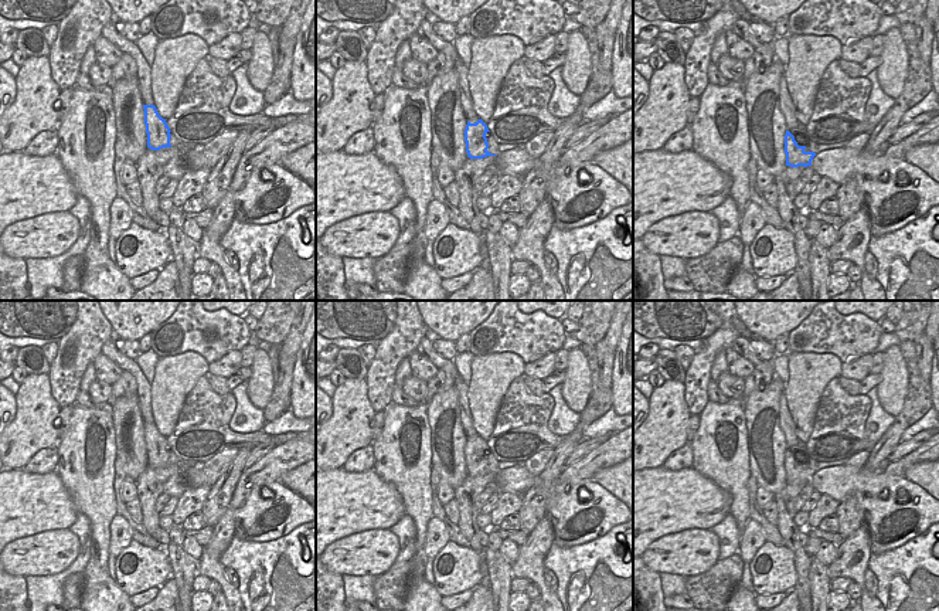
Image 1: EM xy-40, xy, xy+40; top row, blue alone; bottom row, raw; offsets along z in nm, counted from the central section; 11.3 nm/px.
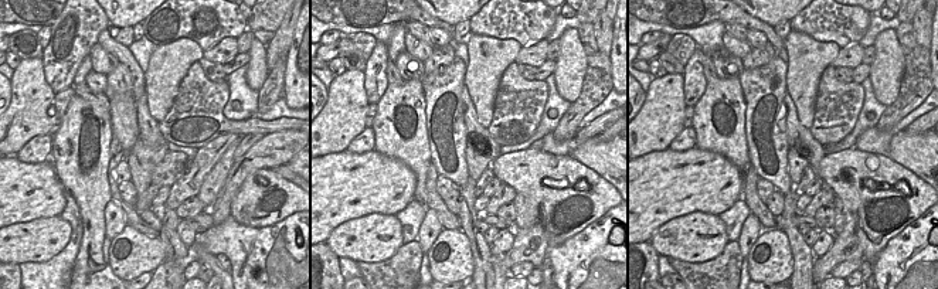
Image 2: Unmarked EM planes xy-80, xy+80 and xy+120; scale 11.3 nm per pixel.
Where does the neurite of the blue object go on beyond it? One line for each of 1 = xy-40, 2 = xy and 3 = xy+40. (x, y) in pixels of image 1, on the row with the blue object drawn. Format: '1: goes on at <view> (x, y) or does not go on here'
1: does not go on here
2: does not go on here
3: does not go on here

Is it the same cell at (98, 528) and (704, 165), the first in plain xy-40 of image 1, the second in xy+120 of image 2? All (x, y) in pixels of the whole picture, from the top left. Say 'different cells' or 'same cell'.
different cells

